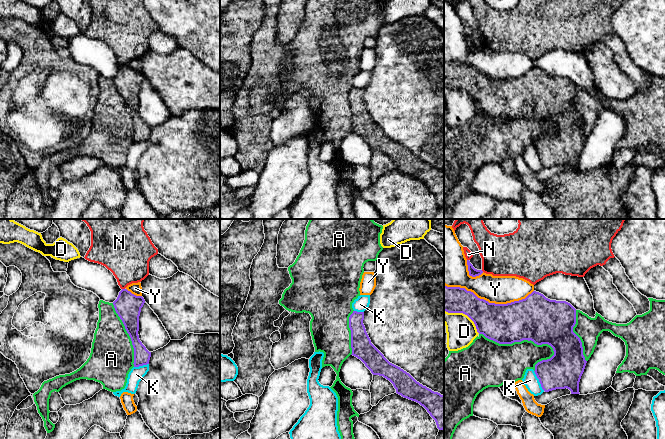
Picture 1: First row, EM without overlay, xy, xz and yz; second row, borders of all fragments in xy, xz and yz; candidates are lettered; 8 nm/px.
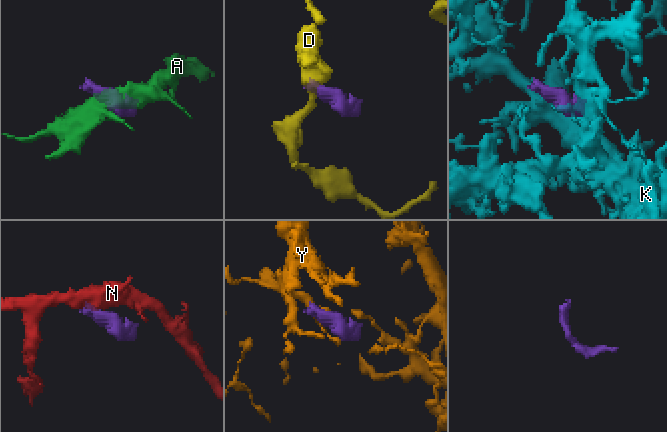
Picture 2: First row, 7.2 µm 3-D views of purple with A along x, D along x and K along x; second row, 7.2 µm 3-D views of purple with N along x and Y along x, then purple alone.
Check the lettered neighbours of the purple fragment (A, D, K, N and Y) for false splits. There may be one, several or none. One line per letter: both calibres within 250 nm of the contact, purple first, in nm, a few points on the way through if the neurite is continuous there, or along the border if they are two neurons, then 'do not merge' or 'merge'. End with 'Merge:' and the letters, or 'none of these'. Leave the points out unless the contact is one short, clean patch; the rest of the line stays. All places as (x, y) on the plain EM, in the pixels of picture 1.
A: 360/320 nm | do not merge
D: 280/240 nm | do not merge
K: 300/120 nm | along yz (533, 147), (544, 166) | do not merge
N: 220/340 nm | do not merge
Y: 320/220 nm | do not merge
Merge: none of these

